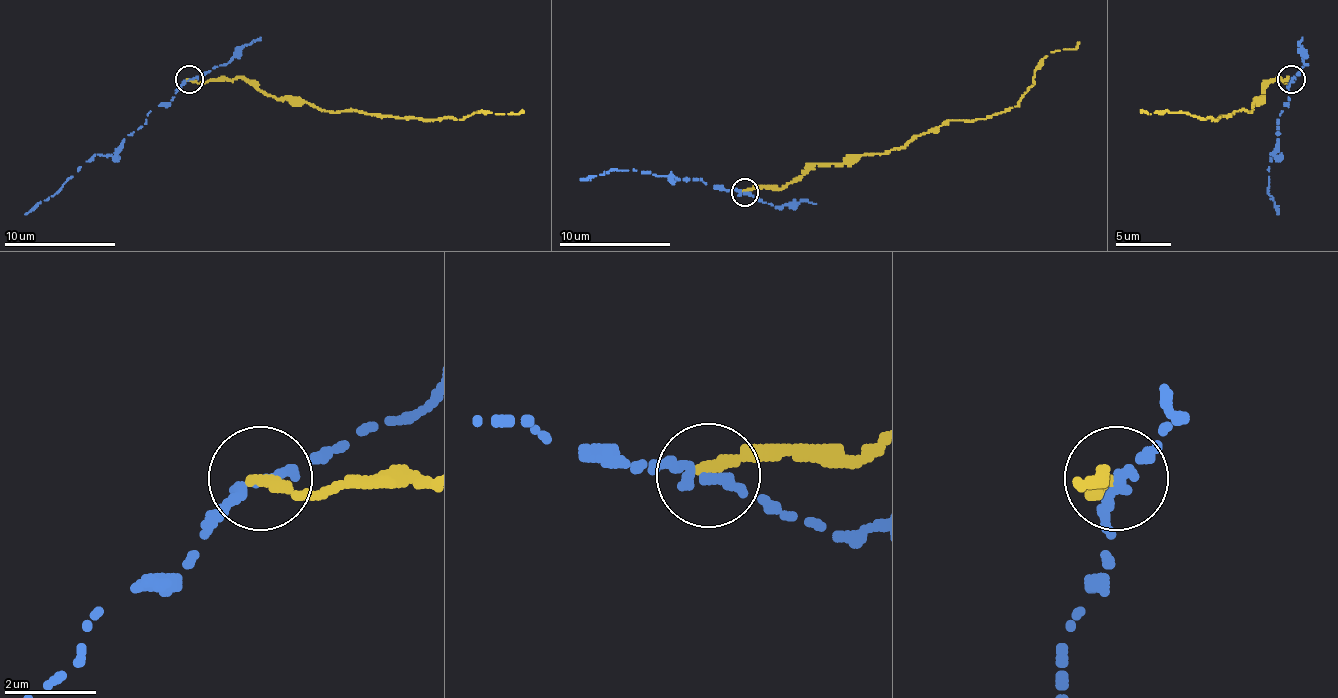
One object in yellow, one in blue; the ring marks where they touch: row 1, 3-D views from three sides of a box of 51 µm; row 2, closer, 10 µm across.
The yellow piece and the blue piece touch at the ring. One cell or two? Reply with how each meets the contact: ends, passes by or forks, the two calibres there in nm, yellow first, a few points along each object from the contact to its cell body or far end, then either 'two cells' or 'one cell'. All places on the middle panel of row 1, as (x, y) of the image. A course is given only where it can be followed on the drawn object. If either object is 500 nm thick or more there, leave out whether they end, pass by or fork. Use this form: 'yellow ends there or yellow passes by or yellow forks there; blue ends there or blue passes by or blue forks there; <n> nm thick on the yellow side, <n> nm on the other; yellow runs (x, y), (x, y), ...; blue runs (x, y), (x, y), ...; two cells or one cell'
yellow ends there; blue passes by; 260 nm thick on the yellow side, 220 nm on the other; yellow runs (744, 190), (786, 187), (816, 162), (883, 154), (950, 121), (992, 118), (1017, 104), (1050, 51), (1078, 43); blue runs (744, 193), (702, 182), (702, 179), (649, 174), (607, 171), (580, 179); two cells

